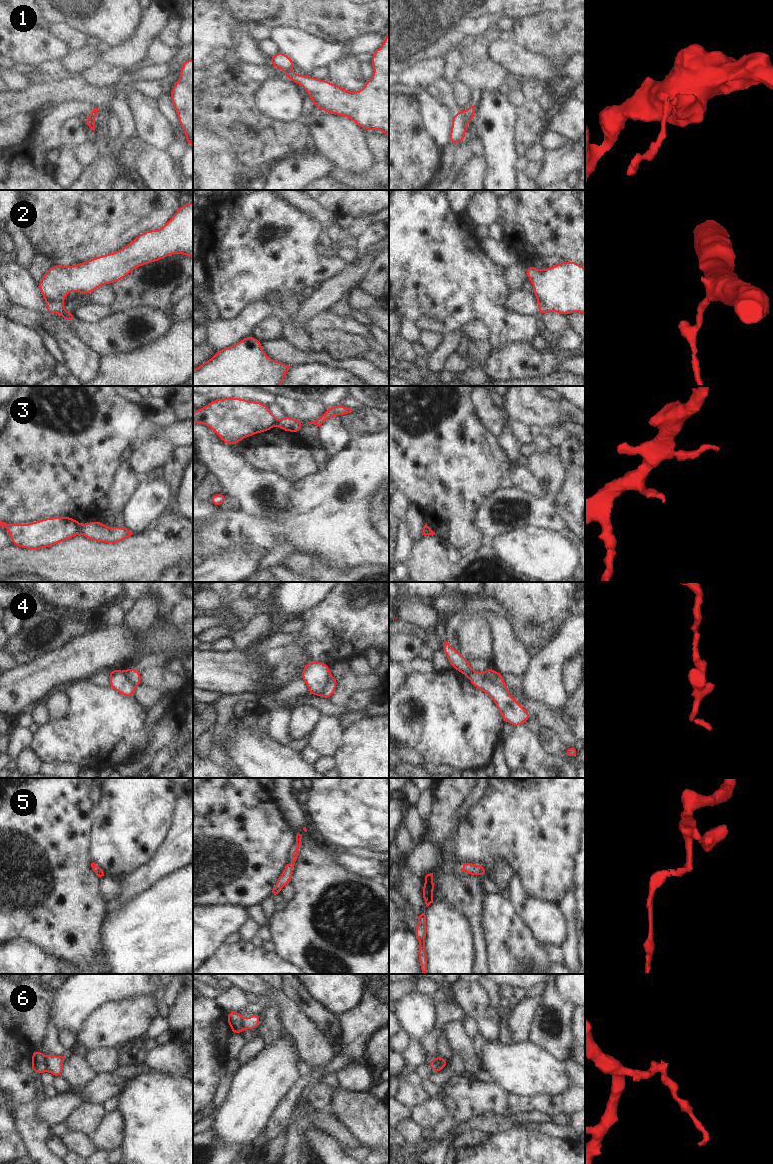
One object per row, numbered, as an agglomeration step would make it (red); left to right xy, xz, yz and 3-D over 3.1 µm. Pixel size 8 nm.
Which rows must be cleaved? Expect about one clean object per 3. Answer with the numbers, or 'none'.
1, 3, 4, 6

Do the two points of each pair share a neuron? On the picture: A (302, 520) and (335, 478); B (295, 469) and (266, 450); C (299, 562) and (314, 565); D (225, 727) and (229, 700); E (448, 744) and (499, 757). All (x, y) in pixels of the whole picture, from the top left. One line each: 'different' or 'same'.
A: same
B: same
C: same
D: same
E: different

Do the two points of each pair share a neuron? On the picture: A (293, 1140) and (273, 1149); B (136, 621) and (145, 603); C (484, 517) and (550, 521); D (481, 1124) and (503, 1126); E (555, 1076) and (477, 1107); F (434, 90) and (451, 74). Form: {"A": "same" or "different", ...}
{"A": "different", "B": "same", "C": "same", "D": "same", "E": "different", "F": "different"}

